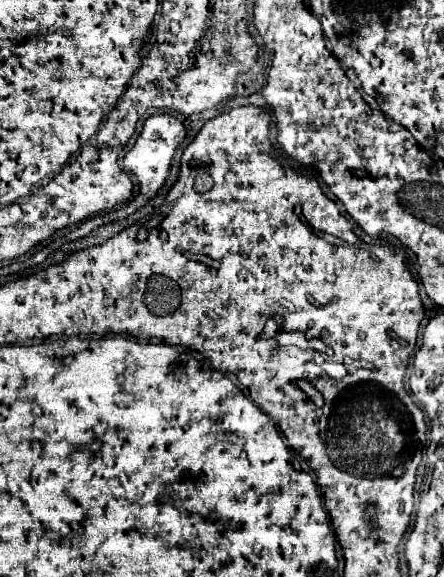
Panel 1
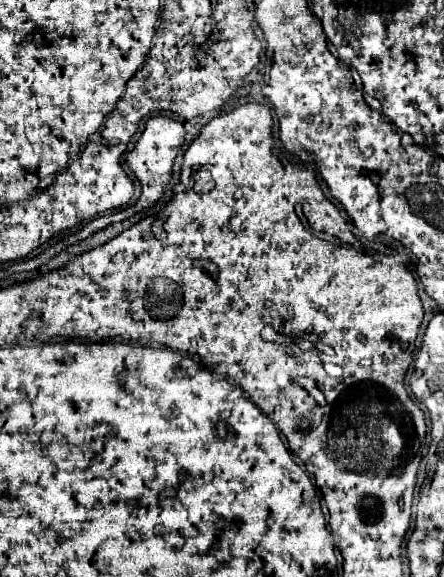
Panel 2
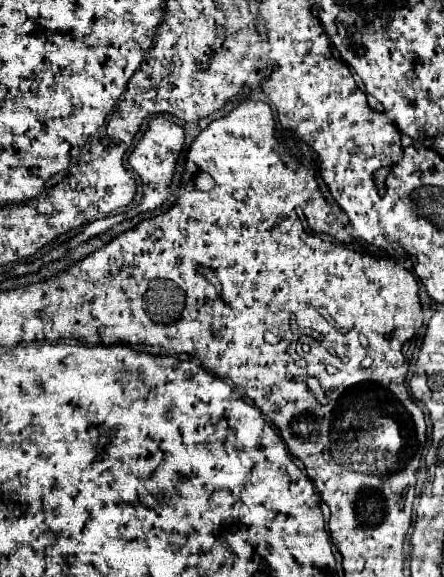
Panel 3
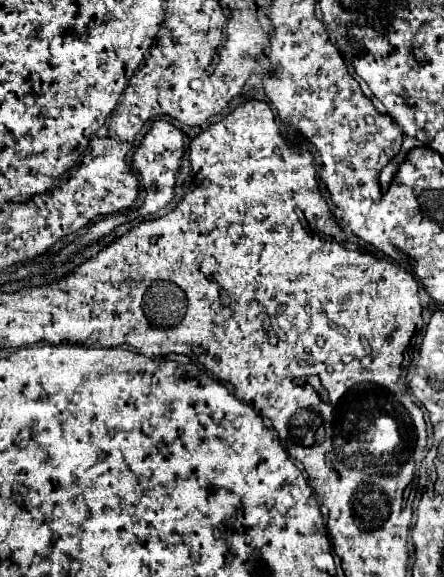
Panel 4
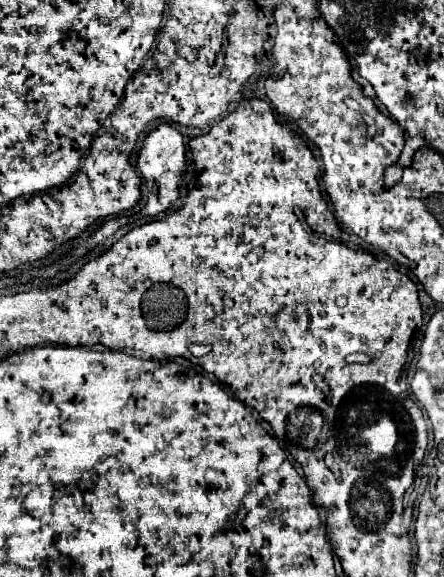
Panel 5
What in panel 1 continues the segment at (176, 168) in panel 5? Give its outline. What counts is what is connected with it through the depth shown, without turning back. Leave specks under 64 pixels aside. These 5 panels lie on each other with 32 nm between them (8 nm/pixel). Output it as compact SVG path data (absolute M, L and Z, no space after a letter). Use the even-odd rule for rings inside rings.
M156 114L156 116L150 116L144 122L142 134L138 136L132 150L124 156L124 166L128 166L128 170L132 170L132 174L136 176L136 180L140 184L140 194L134 198L134 202L130 206L140 208L158 194L158 190L164 186L164 182L166 182L166 178L170 174L170 162L172 162L172 158L176 154L176 148L184 140L184 136L186 136L186 128L174 116Z

